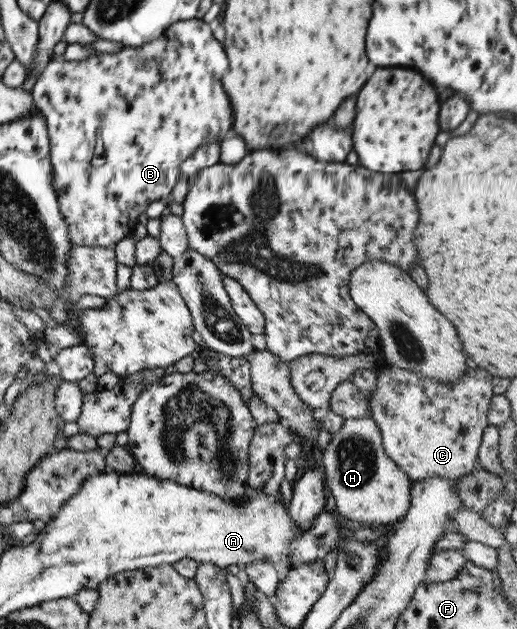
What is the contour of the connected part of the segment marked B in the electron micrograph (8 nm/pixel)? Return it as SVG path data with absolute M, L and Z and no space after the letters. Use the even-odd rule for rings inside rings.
M196 18L193 20L175 21L172 25L169 25L169 27L166 28L164 32L162 32L160 37L156 37L156 39L148 41L148 43L144 43L144 45L140 45L140 47L122 46L122 48L120 48L120 50L116 51L115 53L97 52L96 54L90 54L90 56L86 56L86 58L78 61L64 61L61 58L53 58L48 62L48 65L44 67L42 73L40 73L40 75L36 78L30 95L32 95L34 107L42 112L42 115L46 120L46 131L49 140L50 165L52 165L52 173L54 173L52 185L54 187L54 191L56 192L56 201L58 201L58 207L60 209L62 219L64 219L68 229L68 239L70 239L70 243L77 246L113 248L114 245L116 245L116 243L122 239L122 237L131 235L133 227L137 223L138 215L145 212L146 206L149 203L158 200L166 201L167 198L170 198L173 185L176 183L176 178L178 178L179 165L182 163L182 161L184 161L184 159L192 155L192 152L196 150L196 147L202 146L202 144L207 143L208 141L220 141L231 133L232 109L230 109L230 99L228 99L228 95L224 93L221 83L221 77L224 75L224 73L226 73L227 65L227 57L224 53L224 50L220 43L212 36L210 27L208 27L206 22Z

